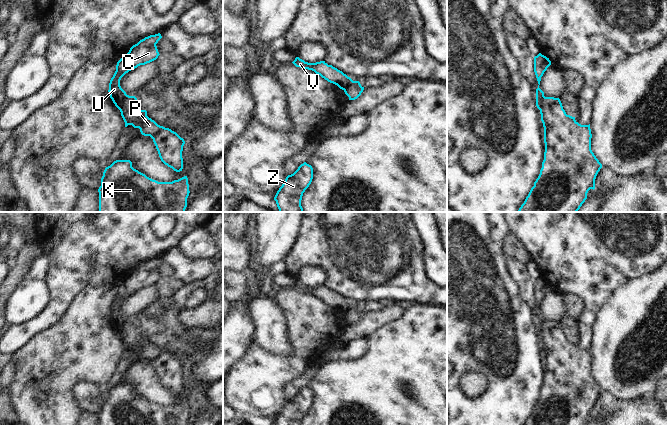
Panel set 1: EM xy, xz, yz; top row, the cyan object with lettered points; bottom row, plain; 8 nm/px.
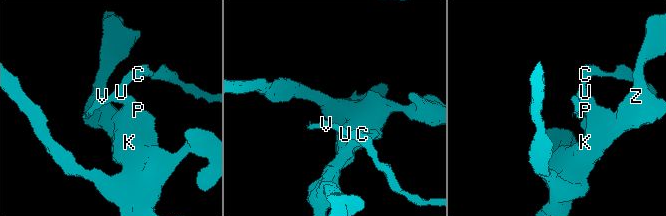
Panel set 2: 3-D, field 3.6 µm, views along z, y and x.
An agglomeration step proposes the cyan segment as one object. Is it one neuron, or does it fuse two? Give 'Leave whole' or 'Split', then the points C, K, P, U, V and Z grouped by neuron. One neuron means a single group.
Split. Groups: C U V / K P Z

